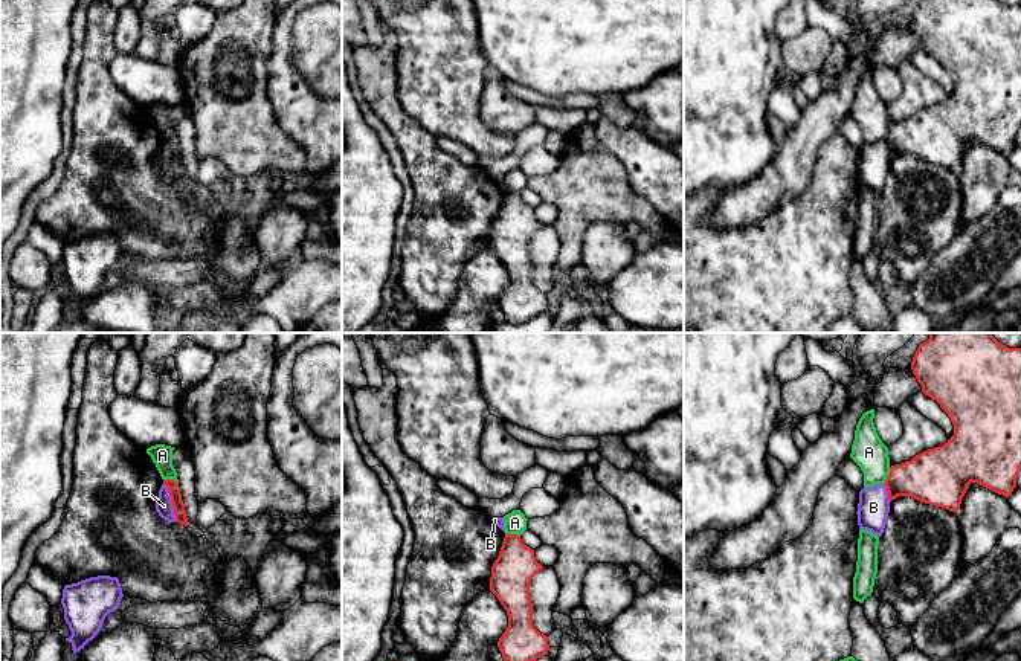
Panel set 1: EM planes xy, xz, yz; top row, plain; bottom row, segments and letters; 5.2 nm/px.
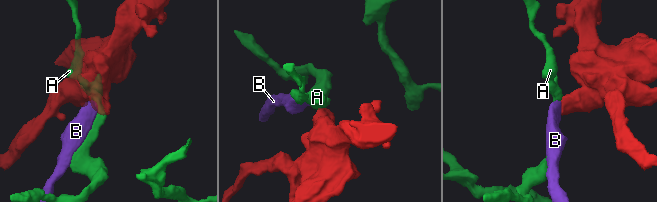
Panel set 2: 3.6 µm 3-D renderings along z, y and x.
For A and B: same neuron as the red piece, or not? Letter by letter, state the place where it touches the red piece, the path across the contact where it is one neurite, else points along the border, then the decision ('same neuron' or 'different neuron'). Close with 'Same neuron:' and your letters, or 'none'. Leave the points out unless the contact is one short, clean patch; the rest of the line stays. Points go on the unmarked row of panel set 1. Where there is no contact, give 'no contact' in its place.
A: meets red in yz at (888, 133); border along yz (890, 125), (882, 141); different neuron
B: meets red in xy at (171, 159); border along xy (164, 141), (176, 179); different neuron
Same neuron: none

